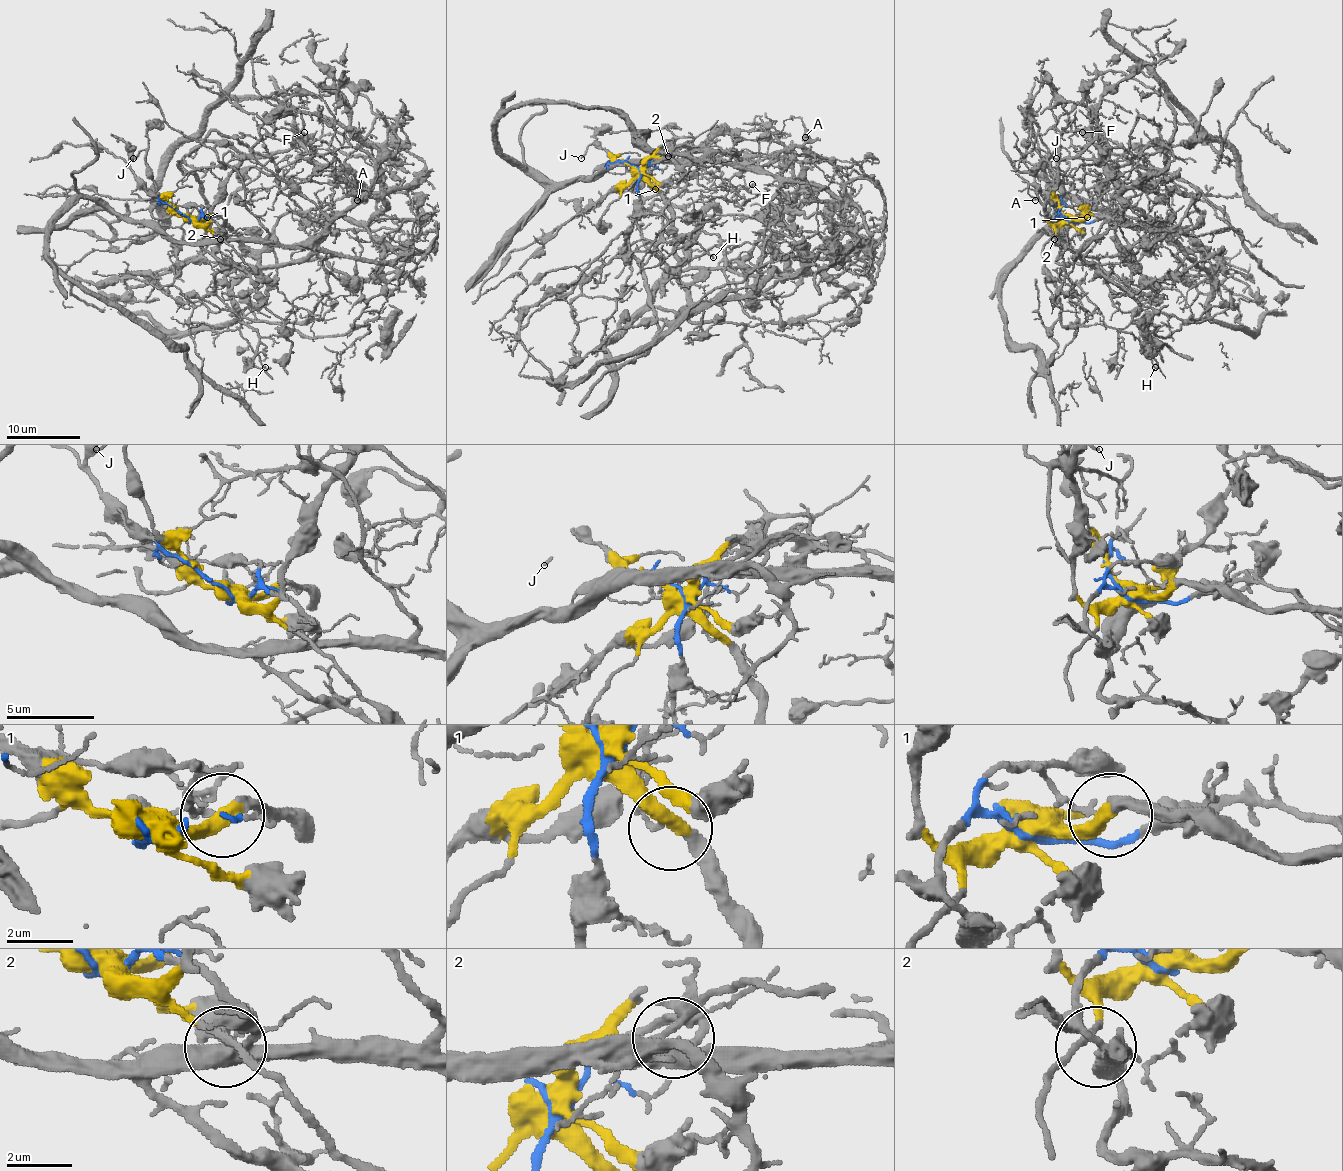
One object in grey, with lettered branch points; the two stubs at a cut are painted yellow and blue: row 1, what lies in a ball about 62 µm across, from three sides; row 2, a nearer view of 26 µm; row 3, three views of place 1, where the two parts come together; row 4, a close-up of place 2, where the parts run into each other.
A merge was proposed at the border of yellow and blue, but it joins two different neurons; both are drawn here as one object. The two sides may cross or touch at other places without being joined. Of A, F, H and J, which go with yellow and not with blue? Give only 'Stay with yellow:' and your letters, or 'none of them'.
Stay with yellow: F, J

